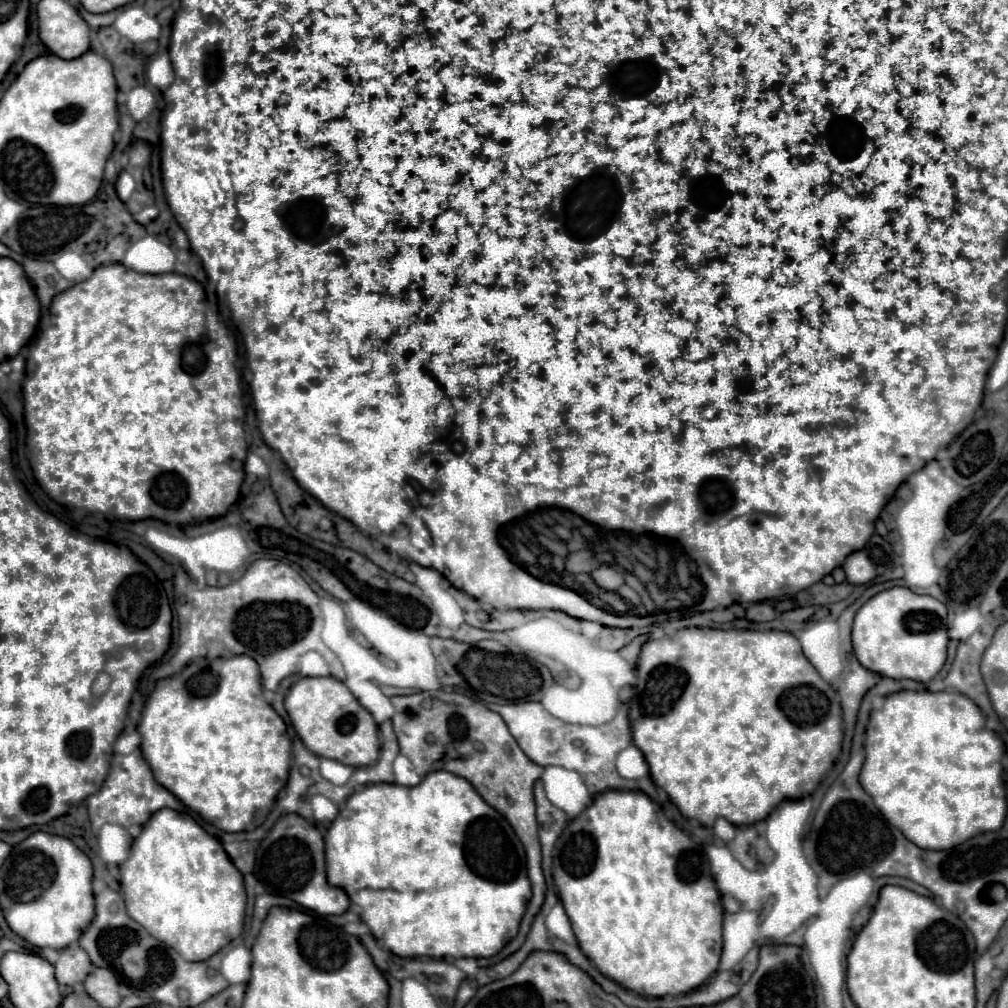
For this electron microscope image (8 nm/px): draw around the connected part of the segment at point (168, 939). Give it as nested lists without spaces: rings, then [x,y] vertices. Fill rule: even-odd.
[[[174,809],[154,813],[134,839],[128,861],[120,865],[120,893],[124,895],[128,915],[152,937],[178,951],[186,961],[206,961],[242,933],[246,891],[240,871],[234,867],[220,841],[208,835],[190,815]]]

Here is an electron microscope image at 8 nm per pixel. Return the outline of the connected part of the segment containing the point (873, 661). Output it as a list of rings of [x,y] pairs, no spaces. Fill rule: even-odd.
[[[892,587],[868,599],[852,625],[852,649],[862,667],[890,679],[928,683],[946,661],[946,607],[928,595]]]

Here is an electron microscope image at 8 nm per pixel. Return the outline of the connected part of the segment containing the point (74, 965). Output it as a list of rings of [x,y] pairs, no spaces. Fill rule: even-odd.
[[[74,943],[60,951],[60,959],[56,961],[54,969],[56,969],[58,983],[76,985],[76,983],[82,983],[86,979],[86,975],[92,971],[92,963],[90,963],[86,951],[82,951],[82,947],[78,947],[78,943]]]

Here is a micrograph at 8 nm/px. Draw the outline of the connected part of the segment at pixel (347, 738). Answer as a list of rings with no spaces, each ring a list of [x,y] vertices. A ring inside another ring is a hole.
[[[302,677],[290,687],[284,705],[286,705],[286,711],[290,715],[290,721],[296,733],[300,735],[304,745],[318,757],[328,757],[328,759],[334,759],[352,767],[364,767],[378,759],[378,749],[380,749],[378,725],[374,723],[372,715],[354,699],[354,695],[346,689],[342,681],[334,677]]]

